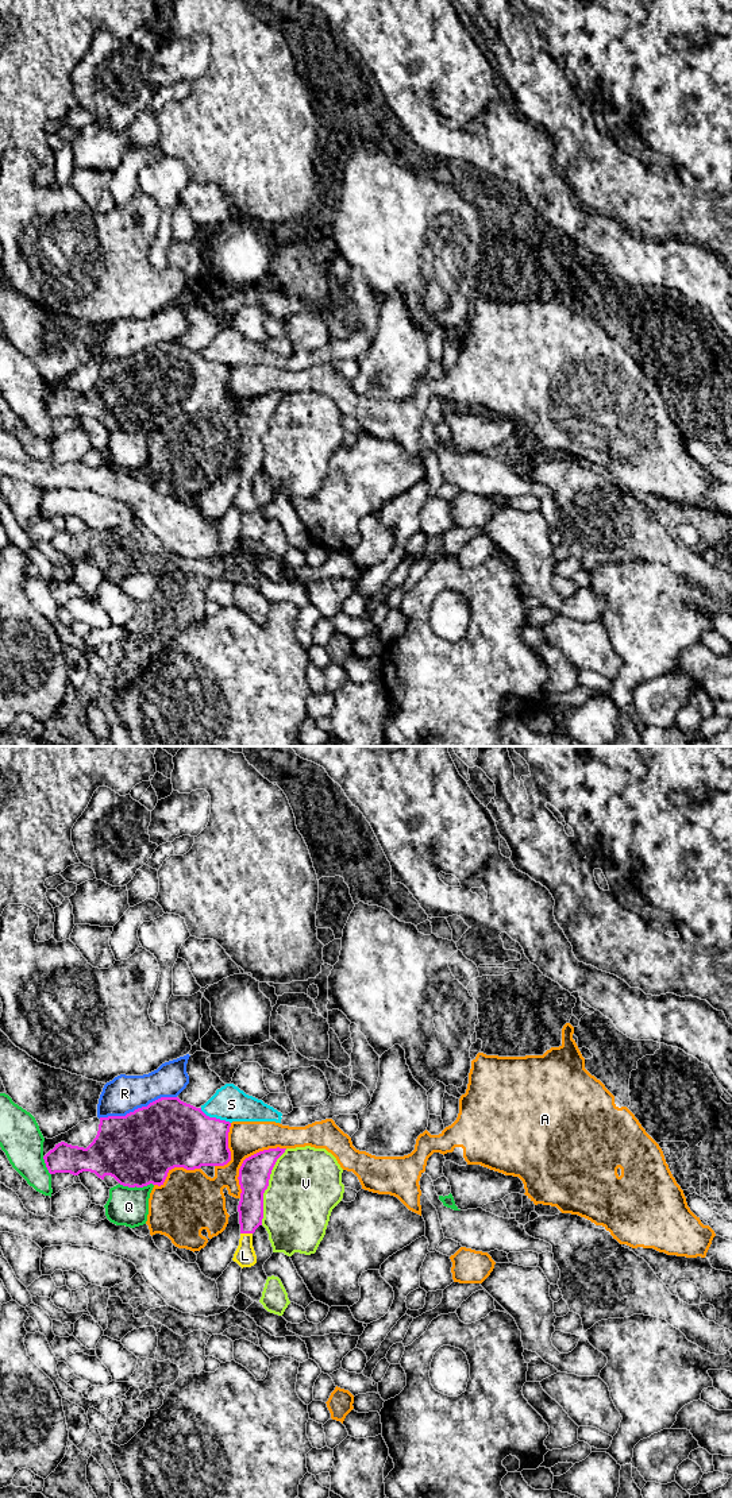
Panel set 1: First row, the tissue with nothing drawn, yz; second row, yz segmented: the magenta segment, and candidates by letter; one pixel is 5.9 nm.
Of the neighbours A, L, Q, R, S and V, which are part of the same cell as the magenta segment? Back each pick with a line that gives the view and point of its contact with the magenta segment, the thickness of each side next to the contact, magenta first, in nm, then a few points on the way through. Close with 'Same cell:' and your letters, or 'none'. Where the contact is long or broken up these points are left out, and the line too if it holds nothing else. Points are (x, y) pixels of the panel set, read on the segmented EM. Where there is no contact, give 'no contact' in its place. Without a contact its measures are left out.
L: yz (246, 1232) | 150/130 nm | across yz (250, 1208), (246, 1232), (245, 1255)
Same cell: L

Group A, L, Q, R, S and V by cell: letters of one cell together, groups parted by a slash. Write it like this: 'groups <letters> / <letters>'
groups A / L / Q / R / S / V

